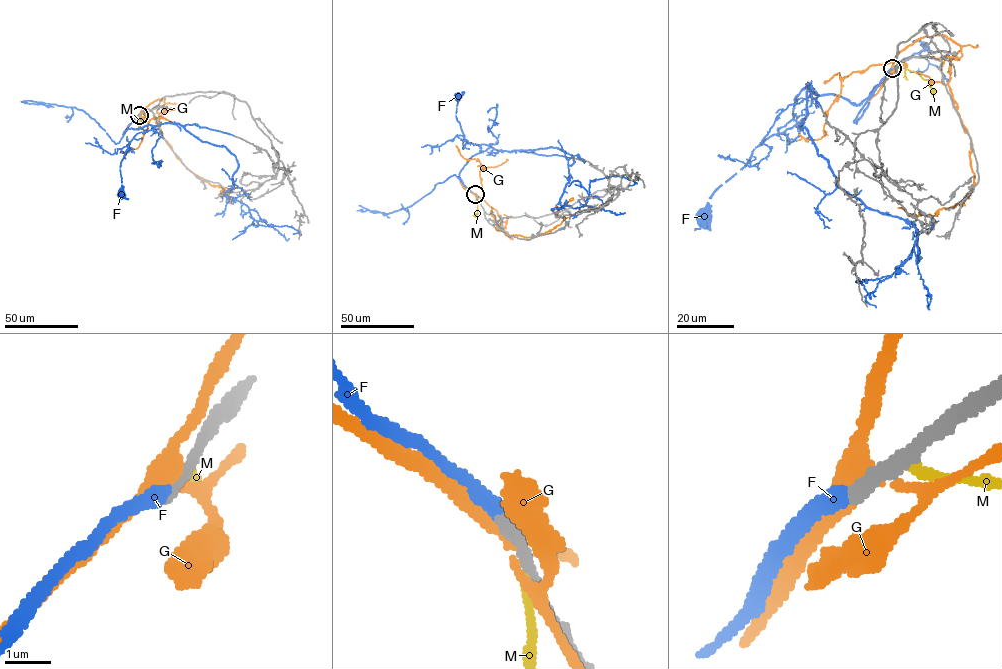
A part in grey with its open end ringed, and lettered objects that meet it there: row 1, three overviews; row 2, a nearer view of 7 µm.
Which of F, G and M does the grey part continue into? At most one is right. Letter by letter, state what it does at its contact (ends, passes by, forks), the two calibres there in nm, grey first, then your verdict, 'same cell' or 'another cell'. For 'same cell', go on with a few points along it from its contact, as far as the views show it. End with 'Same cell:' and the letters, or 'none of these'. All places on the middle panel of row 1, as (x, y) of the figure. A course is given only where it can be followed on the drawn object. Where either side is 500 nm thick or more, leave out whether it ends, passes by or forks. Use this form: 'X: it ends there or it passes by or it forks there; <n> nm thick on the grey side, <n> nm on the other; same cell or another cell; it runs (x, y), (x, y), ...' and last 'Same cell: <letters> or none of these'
F: it ends there; 300 nm thick on the grey side, 340 nm on the other; same cell; it runs (475, 195), (463, 184), (459, 173), (474, 155), (490, 147), (463, 143), (464, 135), (456, 116), (457, 97)
G: it forks there; 360 nm thick on the grey side, 360 nm on the other; another cell
M: it ends there; 240 nm thick on the grey side, 170 nm on the other; another cell
Same cell: F

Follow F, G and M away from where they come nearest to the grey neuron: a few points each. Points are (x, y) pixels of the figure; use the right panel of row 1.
F: (893, 68), (858, 104), (804, 88), (795, 100), (796, 124), (754, 148), (749, 160), (713, 193), (705, 218)
G: (893, 67), (924, 37), (959, 46), (948, 86), (974, 178), (962, 204), (935, 215), (898, 207)
M: (895, 66), (914, 71), (927, 79), (932, 89), (932, 97)

